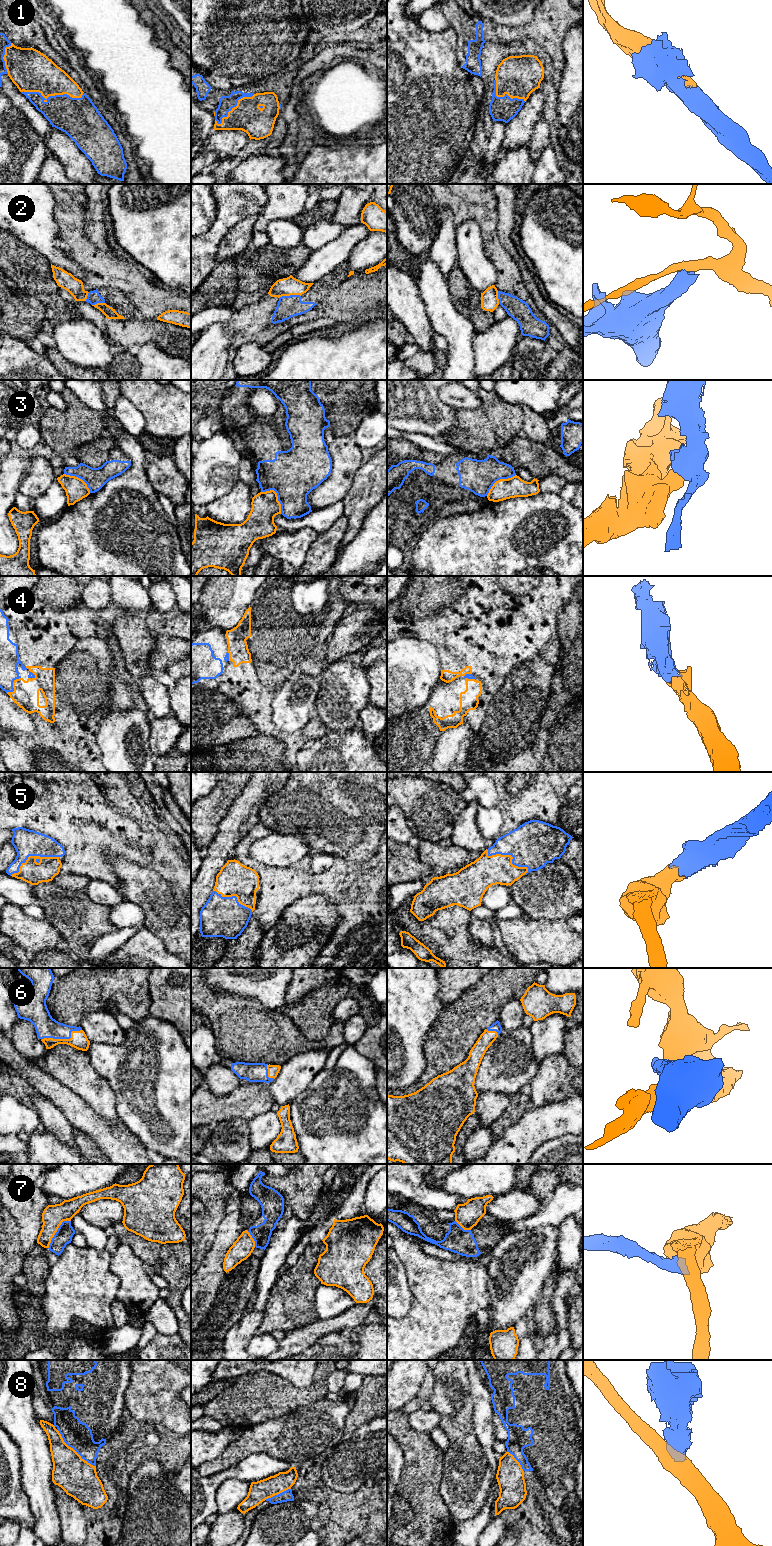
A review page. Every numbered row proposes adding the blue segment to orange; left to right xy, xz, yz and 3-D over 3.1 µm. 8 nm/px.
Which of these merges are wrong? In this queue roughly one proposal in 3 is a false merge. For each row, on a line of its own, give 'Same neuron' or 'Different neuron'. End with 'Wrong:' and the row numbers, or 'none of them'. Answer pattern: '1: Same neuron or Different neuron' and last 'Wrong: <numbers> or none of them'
1: Same neuron
2: Different neuron
3: Different neuron
4: Same neuron
5: Same neuron
6: Same neuron
7: Different neuron
8: Different neuron
Wrong: 2, 3, 7, 8

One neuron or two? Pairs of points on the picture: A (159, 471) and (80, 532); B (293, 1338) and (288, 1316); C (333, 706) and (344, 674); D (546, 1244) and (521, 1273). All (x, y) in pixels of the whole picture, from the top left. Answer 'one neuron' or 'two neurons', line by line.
A: two neurons
B: two neurons
C: one neuron
D: one neuron

